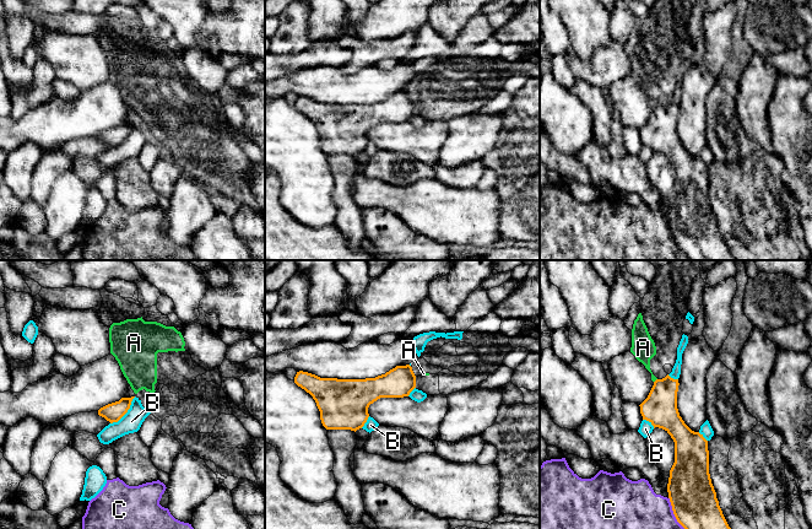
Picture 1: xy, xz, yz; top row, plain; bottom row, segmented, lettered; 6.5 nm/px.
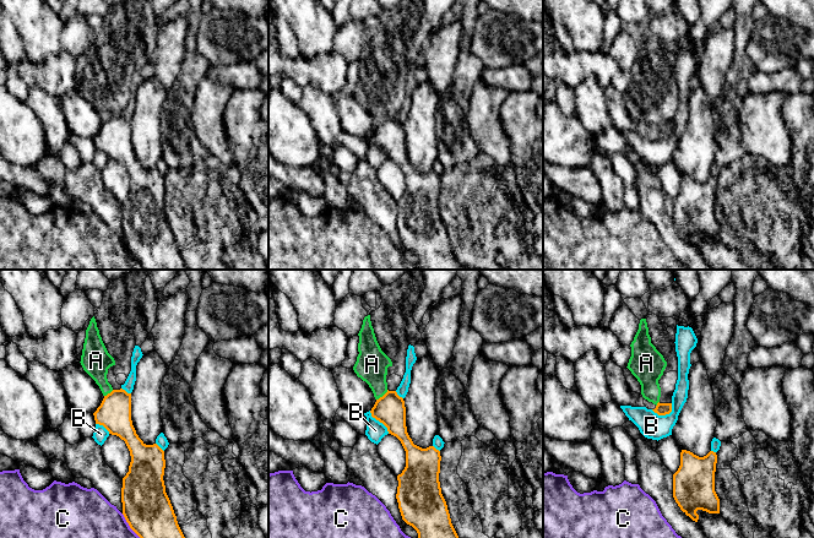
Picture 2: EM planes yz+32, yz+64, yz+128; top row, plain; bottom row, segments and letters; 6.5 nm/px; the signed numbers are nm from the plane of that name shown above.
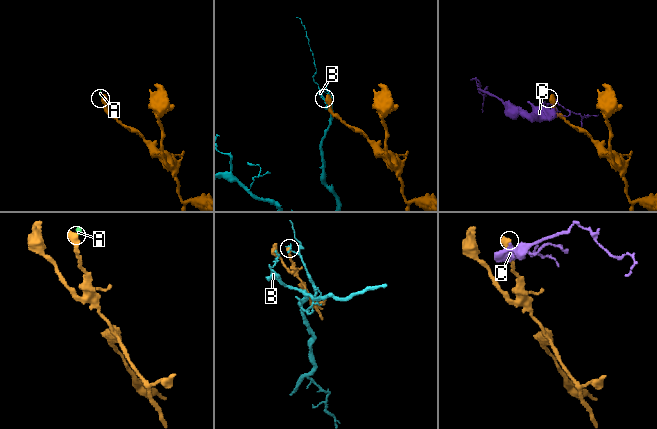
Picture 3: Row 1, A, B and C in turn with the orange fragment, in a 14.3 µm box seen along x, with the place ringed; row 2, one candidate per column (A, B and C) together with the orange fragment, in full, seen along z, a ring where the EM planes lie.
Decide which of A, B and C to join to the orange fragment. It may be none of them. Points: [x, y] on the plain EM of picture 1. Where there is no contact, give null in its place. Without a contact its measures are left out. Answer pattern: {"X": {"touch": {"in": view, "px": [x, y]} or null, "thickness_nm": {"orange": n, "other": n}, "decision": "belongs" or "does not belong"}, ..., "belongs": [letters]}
{"A": {"touch": {"in": "yz", "px": [655, 106]}, "thickness_nm": {"orange": 220, "other": 160}, "decision": "does not belong"}, "B": {"touch": {"in": "xy", "px": [125, 138]}, "thickness_nm": {"orange": 120, "other": 140}, "decision": "does not belong"}, "C": {"touch": {"in": "yz", "px": [675, 241]}, "thickness_nm": {"orange": 300, "other": 500}, "decision": "does not belong"}, "belongs": []}

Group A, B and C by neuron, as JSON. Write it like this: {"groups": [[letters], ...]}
{"groups": [["A"], ["B"], ["C"]]}

